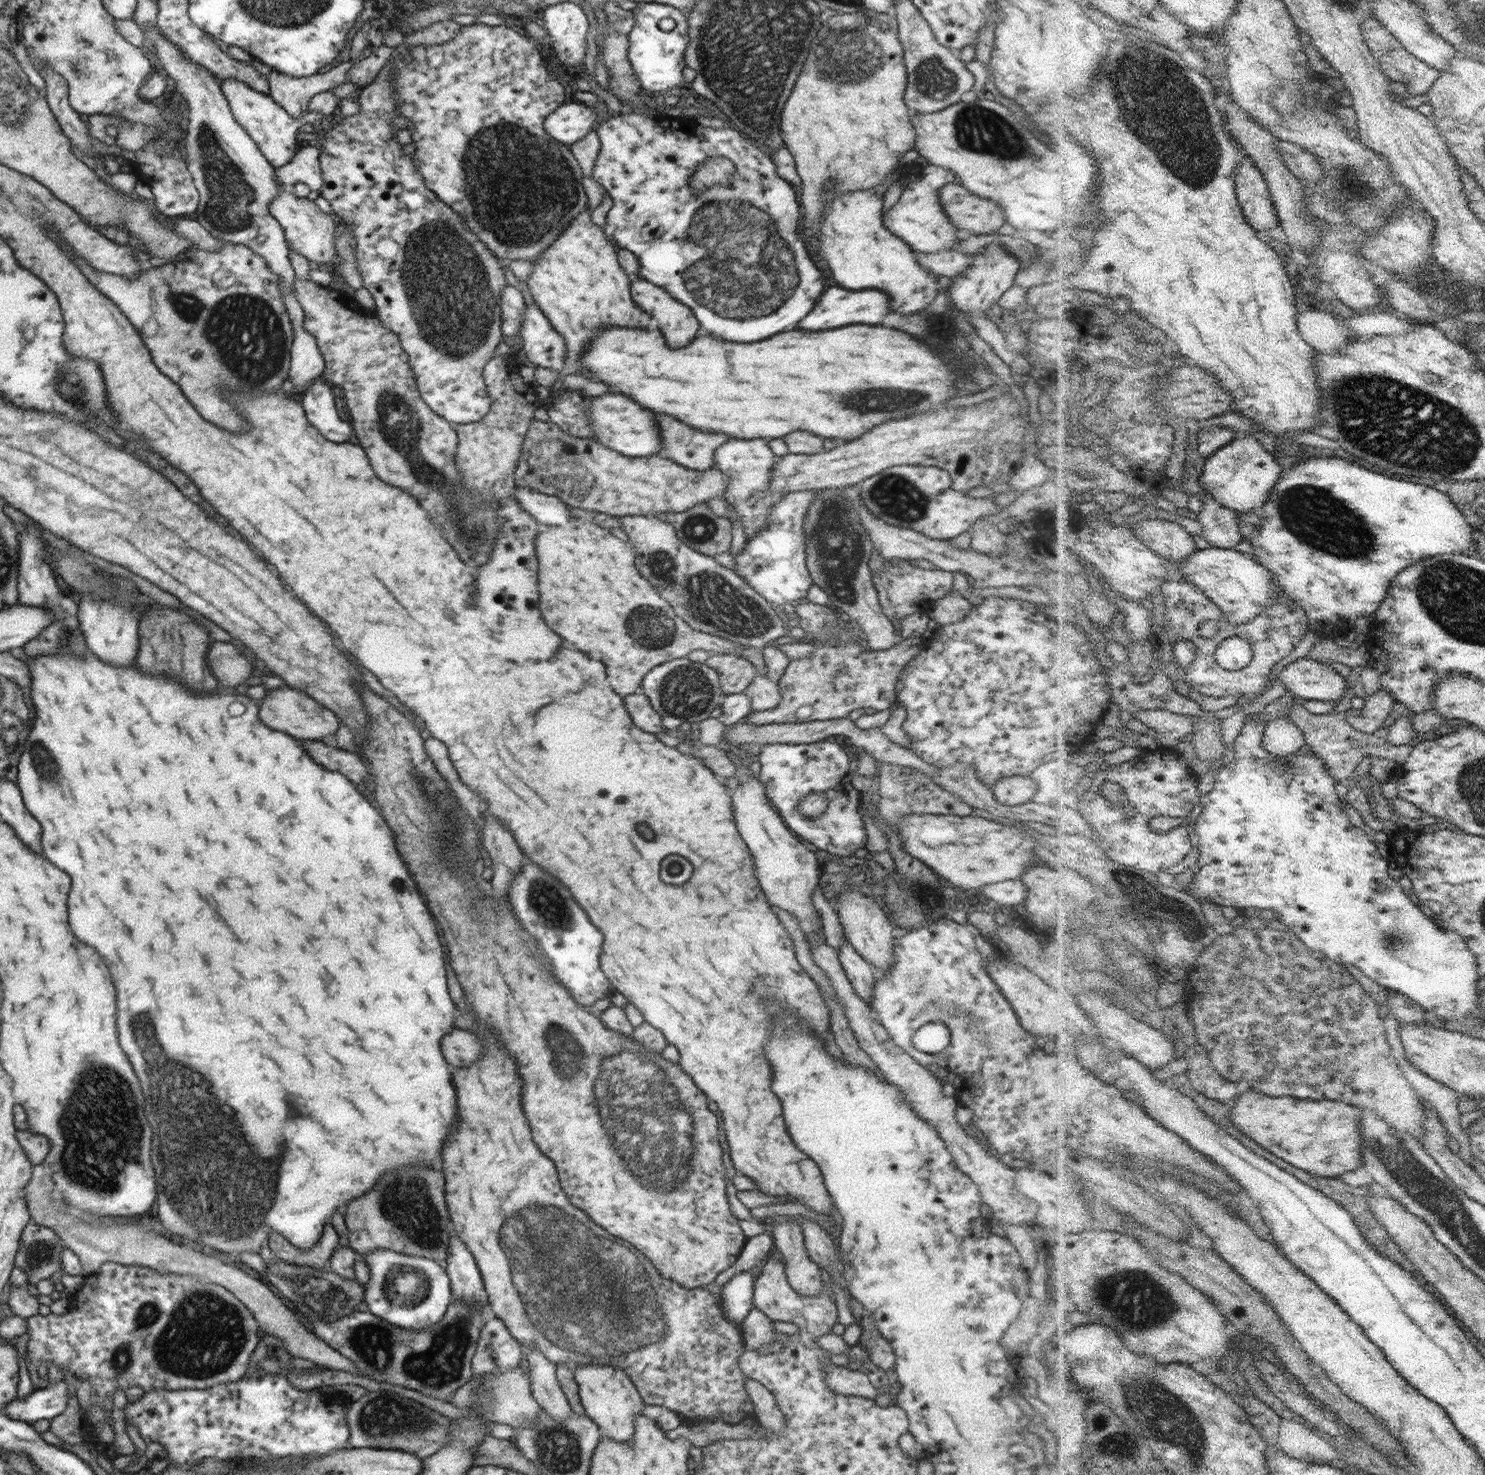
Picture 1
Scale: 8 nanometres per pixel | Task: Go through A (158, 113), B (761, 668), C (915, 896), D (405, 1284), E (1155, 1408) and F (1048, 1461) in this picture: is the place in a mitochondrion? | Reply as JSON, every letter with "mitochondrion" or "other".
{"A":"other","B":"other","C":"mitochondrion","D":"mitochondrion","E":"mitochondrion","F":"other"}

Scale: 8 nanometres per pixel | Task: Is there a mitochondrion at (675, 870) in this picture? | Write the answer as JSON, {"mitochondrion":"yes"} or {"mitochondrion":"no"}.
{"mitochondrion":"yes"}

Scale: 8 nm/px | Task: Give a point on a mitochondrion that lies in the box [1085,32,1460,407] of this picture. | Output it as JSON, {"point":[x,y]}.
{"point":[1186,146]}

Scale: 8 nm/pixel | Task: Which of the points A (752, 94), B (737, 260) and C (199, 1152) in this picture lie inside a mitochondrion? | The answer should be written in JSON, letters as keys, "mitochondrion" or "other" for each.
{"A":"mitochondrion","B":"mitochondrion","C":"mitochondrion"}

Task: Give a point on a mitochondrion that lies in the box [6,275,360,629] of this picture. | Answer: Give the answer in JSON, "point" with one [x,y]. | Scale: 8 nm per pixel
{"point":[246,333]}

